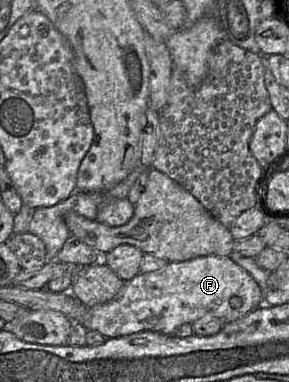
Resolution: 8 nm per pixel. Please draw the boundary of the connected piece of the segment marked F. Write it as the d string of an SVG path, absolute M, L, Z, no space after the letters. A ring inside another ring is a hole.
M202 256L182 262L169 262L164 268L139 273L126 281L111 301L88 309L87 322L83 326L88 331L97 331L107 339L128 336L143 331L173 335L182 324L192 324L205 317L215 316L225 323L236 321L264 304L264 293L253 277L229 256Z

